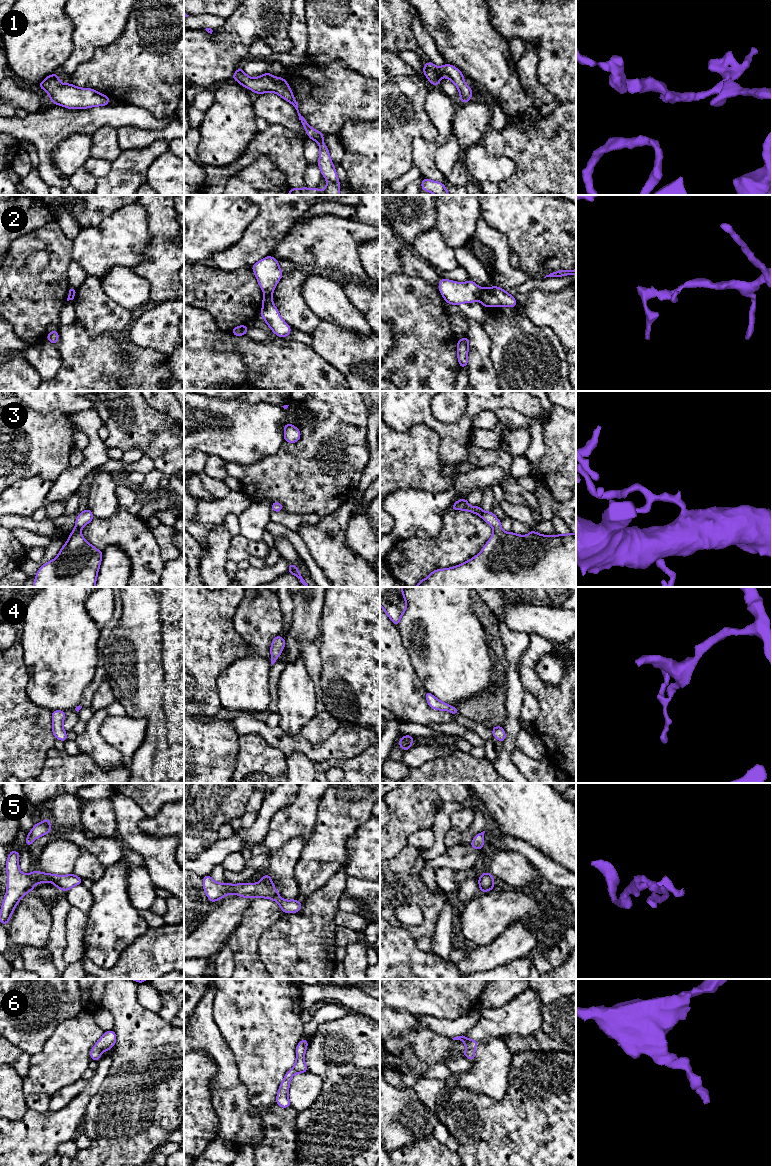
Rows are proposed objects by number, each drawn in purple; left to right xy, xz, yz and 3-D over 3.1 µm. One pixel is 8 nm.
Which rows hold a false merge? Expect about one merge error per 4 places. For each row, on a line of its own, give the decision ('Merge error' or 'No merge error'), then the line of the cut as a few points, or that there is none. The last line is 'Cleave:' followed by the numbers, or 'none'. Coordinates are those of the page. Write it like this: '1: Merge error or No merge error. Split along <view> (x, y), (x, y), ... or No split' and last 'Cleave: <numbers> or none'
1: No merge error. No split
2: Merge error. Split along yz (482, 288), (478, 299)
3: No merge error. No split
4: No merge error. No split
5: No merge error. No split
6: No merge error. No split
Cleave: 2

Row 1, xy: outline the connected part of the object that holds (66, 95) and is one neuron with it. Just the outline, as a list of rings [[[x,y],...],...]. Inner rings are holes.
[[[58,73],[49,75],[37,87],[49,93],[51,103],[68,109],[86,109],[110,103],[108,96],[91,88],[78,88],[72,83],[62,84]]]

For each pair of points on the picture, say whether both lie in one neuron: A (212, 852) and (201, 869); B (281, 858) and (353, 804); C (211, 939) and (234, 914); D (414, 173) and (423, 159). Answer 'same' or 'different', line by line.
A: same
B: different
C: same
D: different

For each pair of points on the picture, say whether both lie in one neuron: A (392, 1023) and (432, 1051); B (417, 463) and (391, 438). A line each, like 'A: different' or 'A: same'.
A: same
B: same

